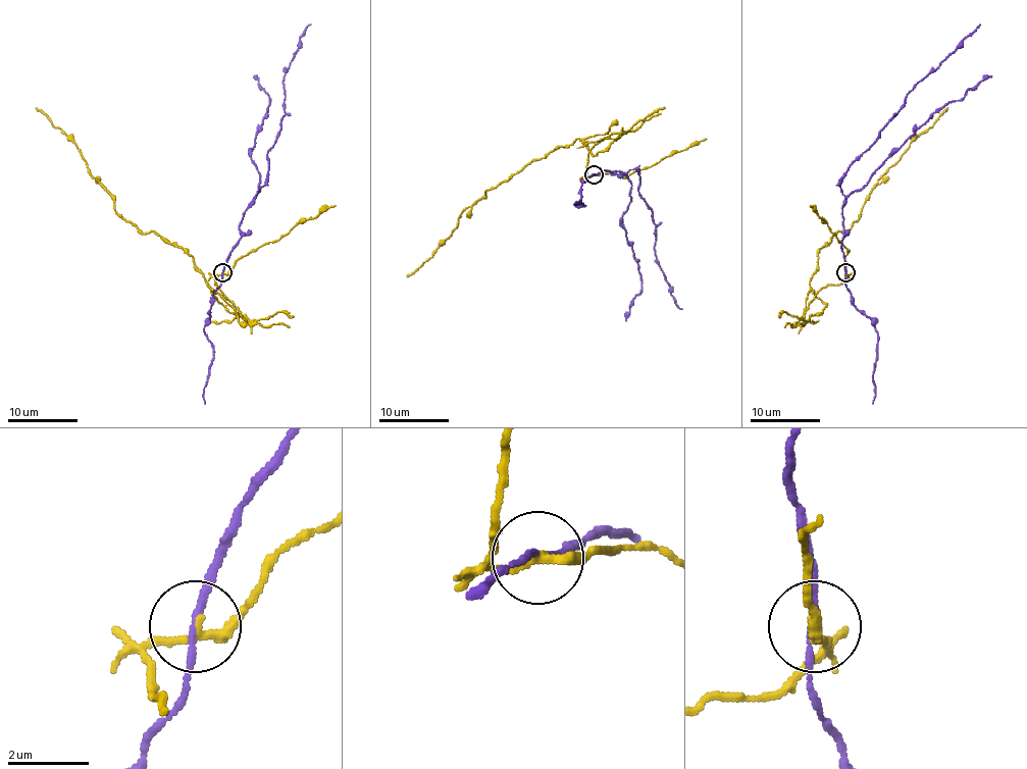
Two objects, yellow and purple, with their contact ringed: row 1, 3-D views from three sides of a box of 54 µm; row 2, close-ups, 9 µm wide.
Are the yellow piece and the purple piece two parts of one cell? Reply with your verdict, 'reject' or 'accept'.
reject

